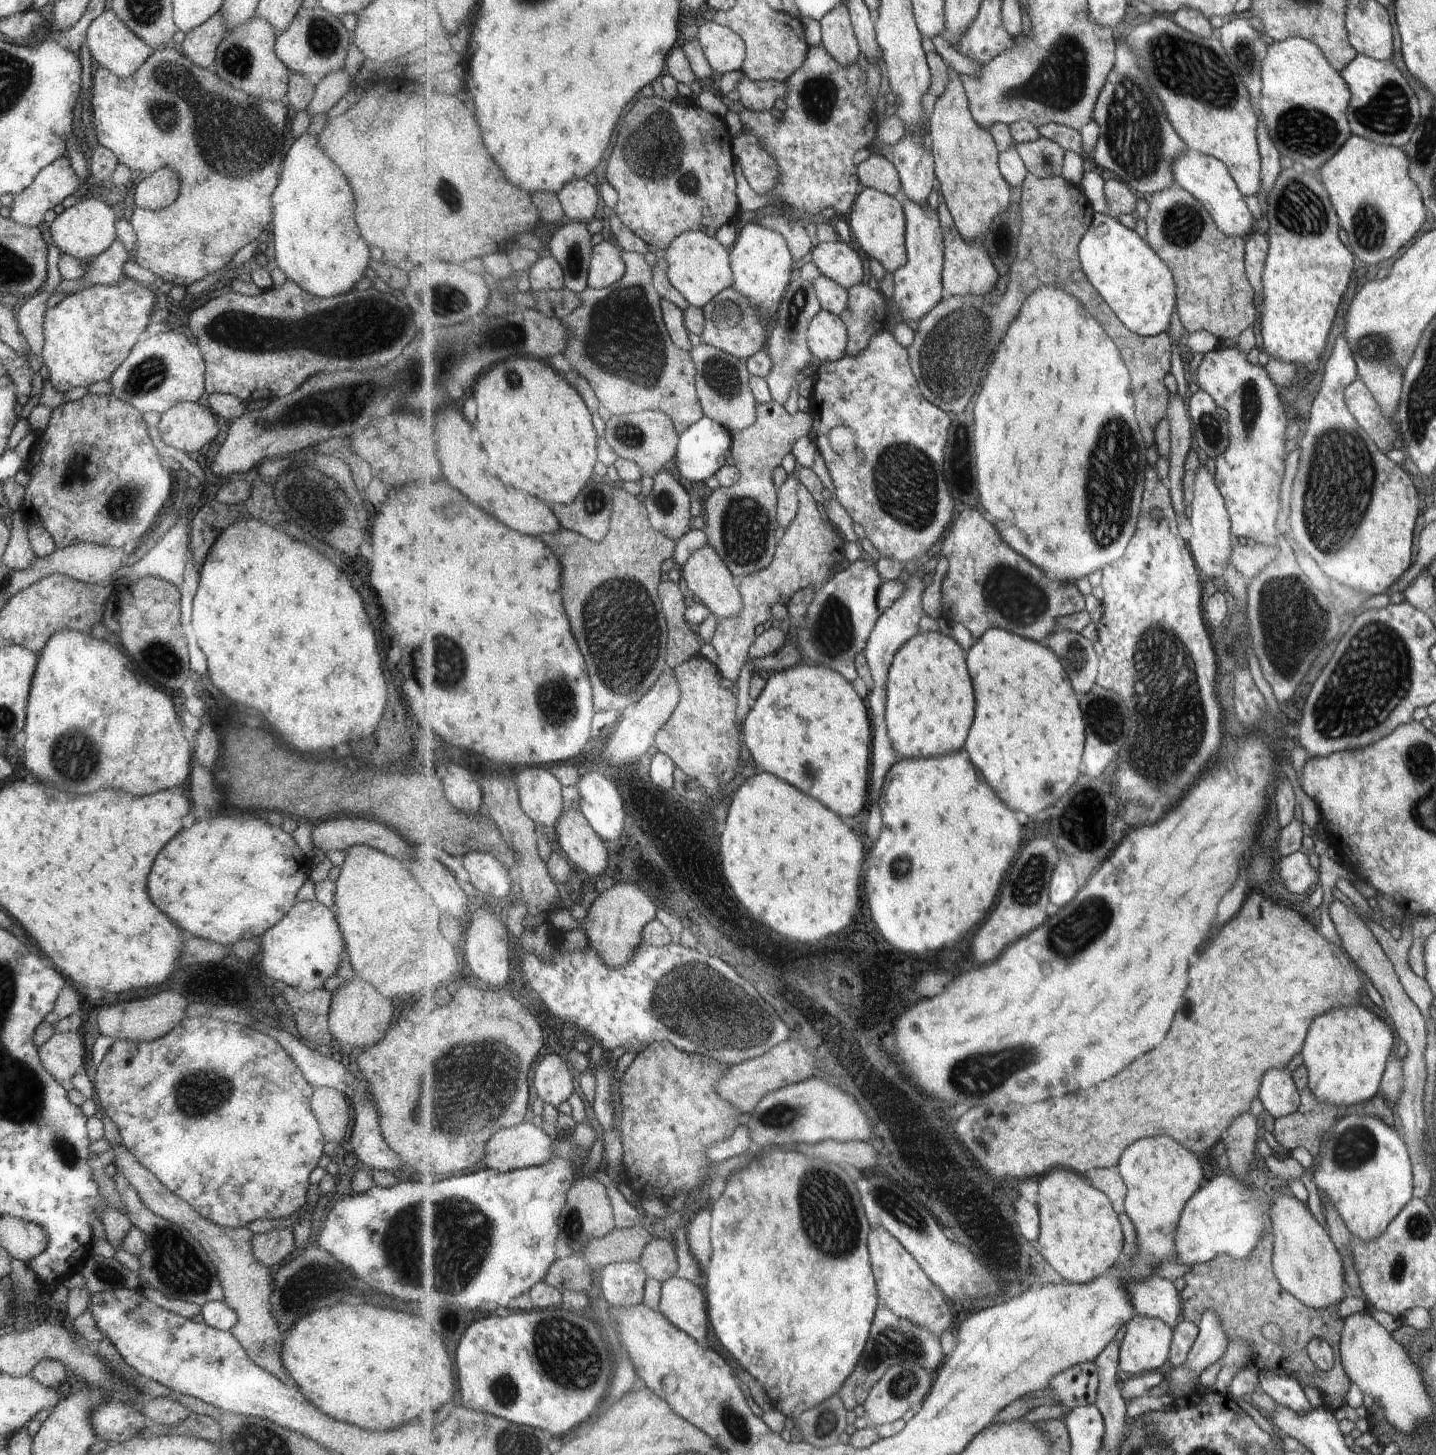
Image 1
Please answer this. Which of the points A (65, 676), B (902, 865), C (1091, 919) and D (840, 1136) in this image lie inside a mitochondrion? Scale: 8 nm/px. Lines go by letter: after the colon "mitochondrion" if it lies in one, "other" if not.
A: other
B: mitochondrion
C: mitochondrion
D: other

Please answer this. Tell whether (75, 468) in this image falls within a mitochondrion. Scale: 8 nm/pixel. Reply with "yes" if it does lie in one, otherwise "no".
yes

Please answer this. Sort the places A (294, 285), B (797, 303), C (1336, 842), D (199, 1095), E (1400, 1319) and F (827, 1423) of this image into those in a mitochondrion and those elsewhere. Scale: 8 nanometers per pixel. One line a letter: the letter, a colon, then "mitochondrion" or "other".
A: other
B: mitochondrion
C: other
D: mitochondrion
E: other
F: mitochondrion

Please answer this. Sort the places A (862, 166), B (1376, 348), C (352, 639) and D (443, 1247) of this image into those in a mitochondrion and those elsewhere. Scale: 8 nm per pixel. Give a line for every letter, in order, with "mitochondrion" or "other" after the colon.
A: other
B: mitochondrion
C: other
D: mitochondrion

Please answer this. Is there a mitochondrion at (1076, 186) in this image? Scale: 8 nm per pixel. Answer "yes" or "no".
no

